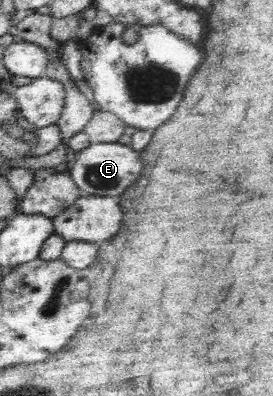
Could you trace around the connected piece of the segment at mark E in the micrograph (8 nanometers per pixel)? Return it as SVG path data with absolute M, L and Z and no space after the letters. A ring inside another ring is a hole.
M90 143L88 148L77 151L75 154L72 179L82 194L94 196L119 197L128 186L134 184L134 180L142 172L142 162L138 152L130 145L120 143Z

